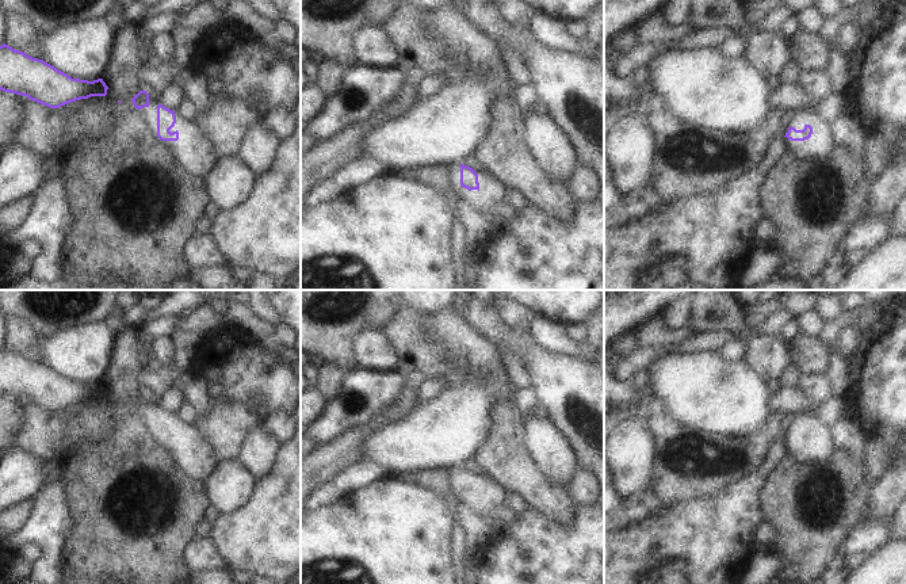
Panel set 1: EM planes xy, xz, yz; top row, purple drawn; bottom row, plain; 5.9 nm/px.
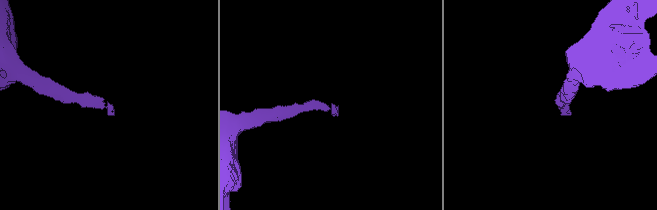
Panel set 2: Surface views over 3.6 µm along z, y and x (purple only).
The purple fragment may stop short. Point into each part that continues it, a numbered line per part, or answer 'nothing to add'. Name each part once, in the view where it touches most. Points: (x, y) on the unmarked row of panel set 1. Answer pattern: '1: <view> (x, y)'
1: yz (821, 447)

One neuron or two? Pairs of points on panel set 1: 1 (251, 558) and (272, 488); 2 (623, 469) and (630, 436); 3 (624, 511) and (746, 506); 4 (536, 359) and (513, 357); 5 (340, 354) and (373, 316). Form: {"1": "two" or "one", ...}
{"1": "one", "2": "one", "3": "two", "4": "two", "5": "one"}

